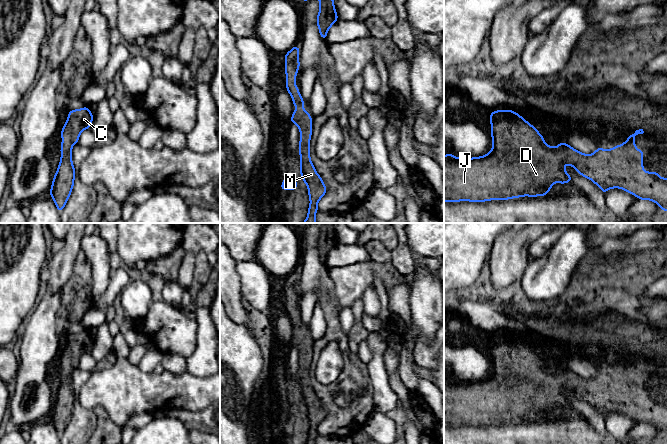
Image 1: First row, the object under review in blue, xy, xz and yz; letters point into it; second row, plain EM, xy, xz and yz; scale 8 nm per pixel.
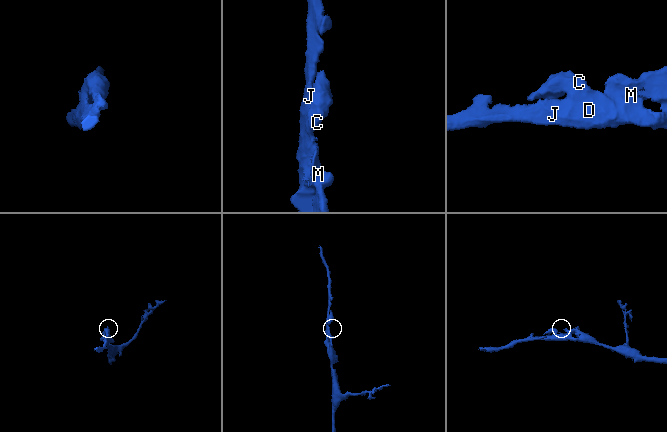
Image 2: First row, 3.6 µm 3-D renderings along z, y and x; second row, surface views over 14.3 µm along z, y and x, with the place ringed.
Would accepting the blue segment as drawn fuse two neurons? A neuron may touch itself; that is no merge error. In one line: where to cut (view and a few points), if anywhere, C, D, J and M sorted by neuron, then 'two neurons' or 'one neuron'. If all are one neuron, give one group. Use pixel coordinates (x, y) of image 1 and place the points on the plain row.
cut none; groups C D J M; one neuron

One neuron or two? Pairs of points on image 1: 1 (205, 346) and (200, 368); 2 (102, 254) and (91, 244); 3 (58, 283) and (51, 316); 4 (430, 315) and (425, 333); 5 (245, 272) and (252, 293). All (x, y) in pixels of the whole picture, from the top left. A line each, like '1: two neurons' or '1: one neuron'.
1: one neuron
2: one neuron
3: two neurons
4: one neuron
5: one neuron

